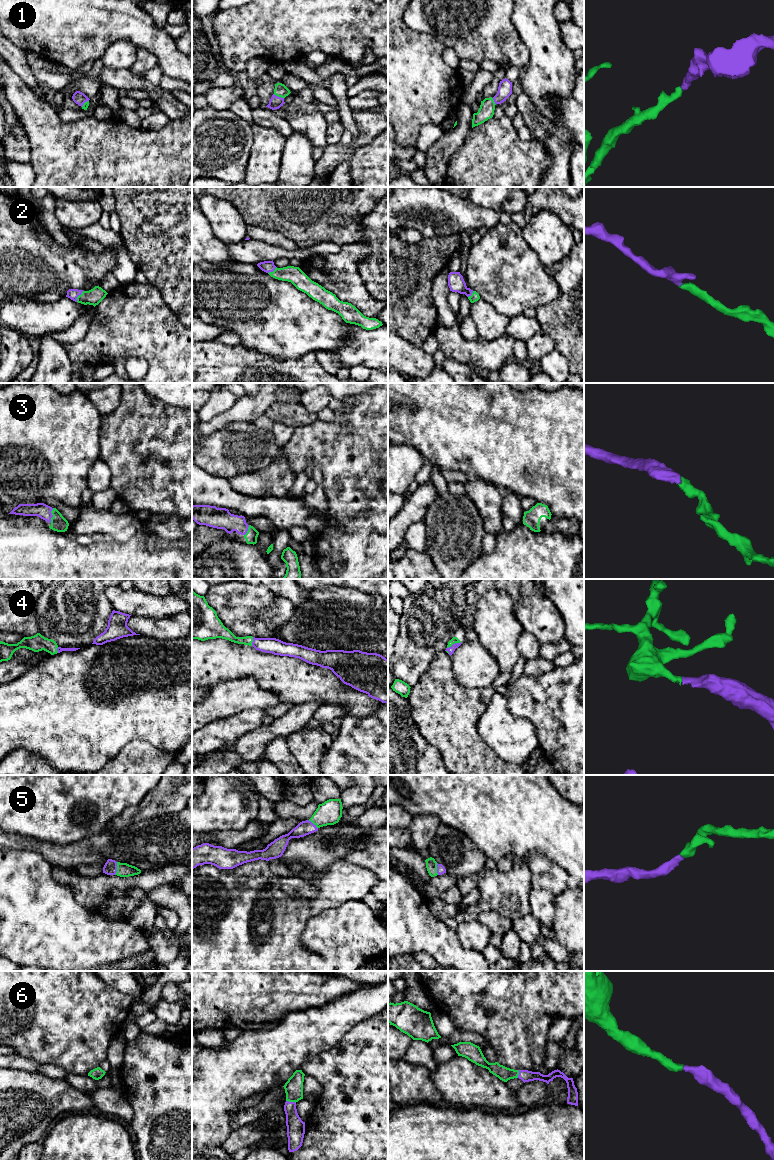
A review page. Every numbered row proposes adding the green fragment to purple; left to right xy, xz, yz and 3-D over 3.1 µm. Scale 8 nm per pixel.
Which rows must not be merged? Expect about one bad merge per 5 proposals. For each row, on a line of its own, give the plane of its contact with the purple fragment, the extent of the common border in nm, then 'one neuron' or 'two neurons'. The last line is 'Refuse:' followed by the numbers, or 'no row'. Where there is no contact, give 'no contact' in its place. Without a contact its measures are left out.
1: contact in xz; length 90 nm; one neuron
2: contact in xy; length 110 nm; one neuron
3: contact in xy; length 120 nm; one neuron
4: contact in yz; length 130 nm; one neuron
5: contact in xy; length 110 nm; one neuron
6: contact in xz; length 80 nm; one neuron
Refuse: no row

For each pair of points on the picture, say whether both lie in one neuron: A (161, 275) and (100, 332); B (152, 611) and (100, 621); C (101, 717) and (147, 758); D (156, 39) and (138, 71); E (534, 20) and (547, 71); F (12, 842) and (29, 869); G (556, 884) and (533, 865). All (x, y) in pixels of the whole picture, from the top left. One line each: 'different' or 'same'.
A: different
B: different
C: different
D: different
E: same
F: different
G: same

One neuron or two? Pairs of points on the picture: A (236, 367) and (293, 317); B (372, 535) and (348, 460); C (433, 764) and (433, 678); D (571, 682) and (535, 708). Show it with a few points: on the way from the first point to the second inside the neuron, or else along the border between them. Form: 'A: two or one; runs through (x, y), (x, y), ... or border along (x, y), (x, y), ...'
A: two; border along (240, 344), (277, 357)
B: one; runs through (372, 516), (372, 484), (367, 479)
C: two; border along (418, 728), (418, 731), (437, 749), (444, 764)
D: one; runs through (562, 691), (552, 701), (544, 701)

